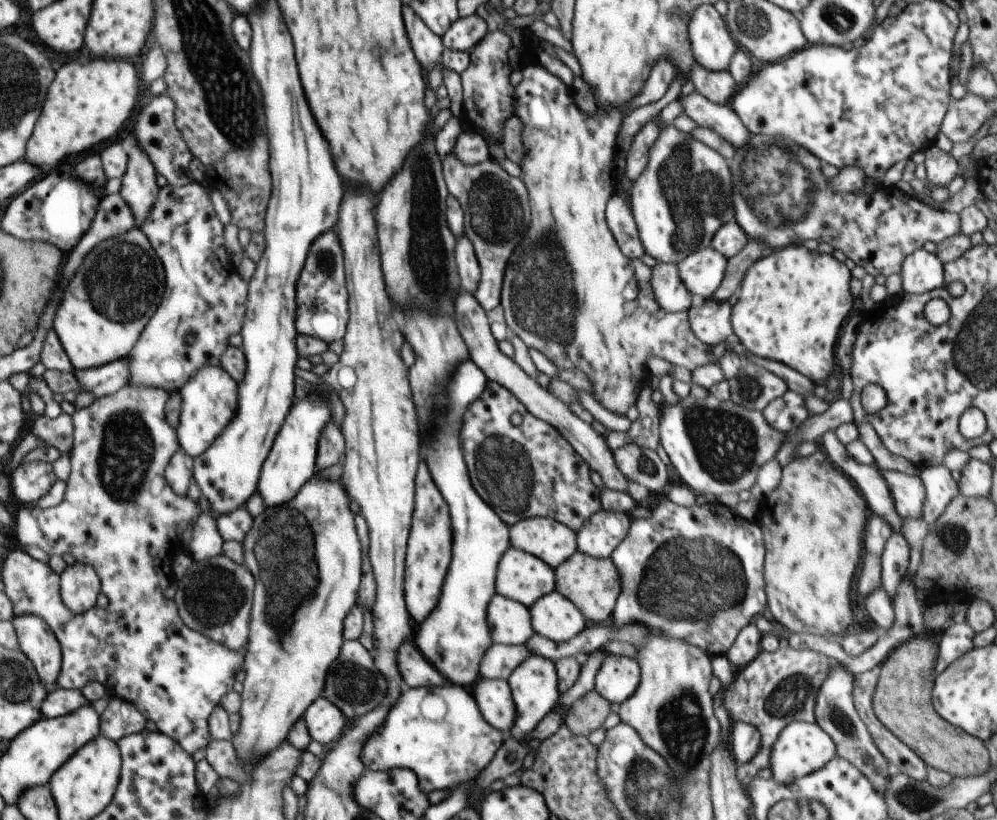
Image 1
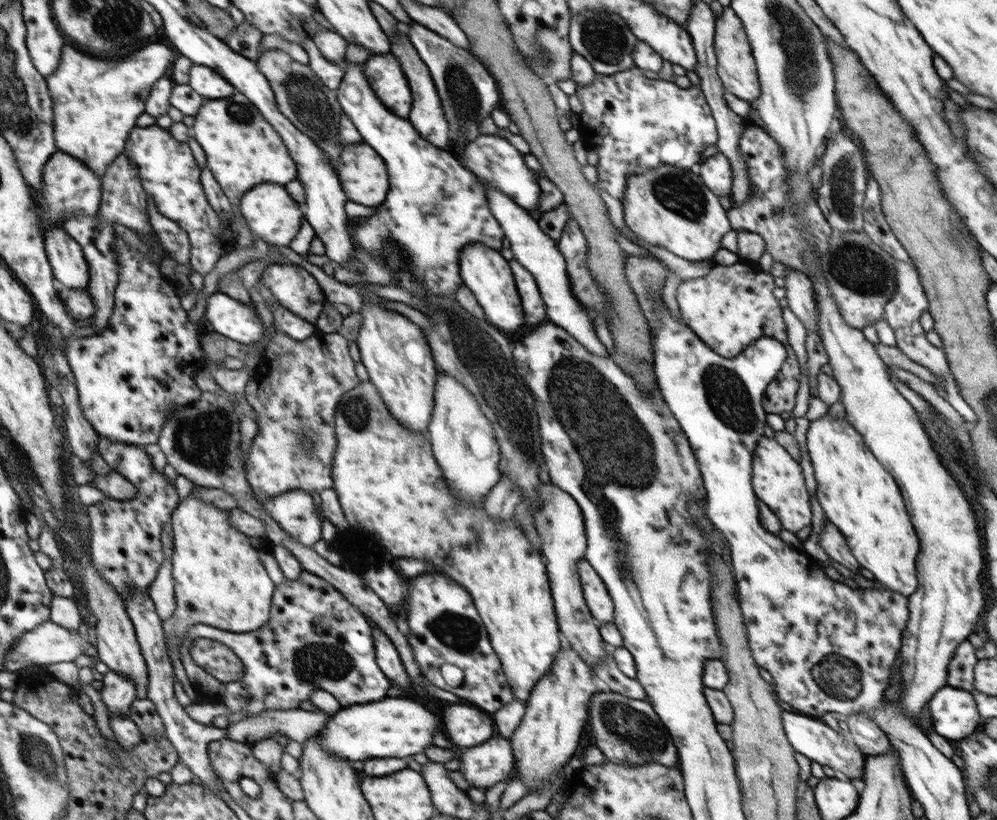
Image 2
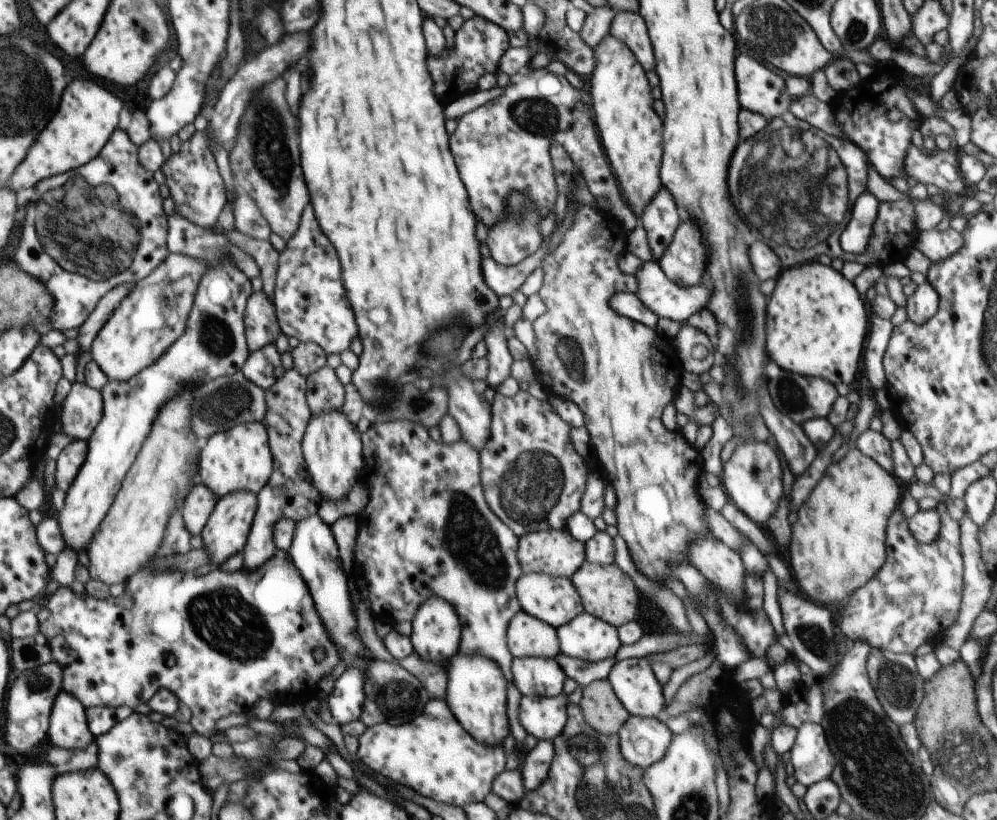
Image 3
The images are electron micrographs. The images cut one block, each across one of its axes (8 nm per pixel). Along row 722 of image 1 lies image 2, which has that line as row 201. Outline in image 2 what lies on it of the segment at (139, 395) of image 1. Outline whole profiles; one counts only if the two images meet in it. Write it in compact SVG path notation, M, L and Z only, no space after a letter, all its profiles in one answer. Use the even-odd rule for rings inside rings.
M153 124L146 128L135 127L132 135L129 136L128 142L126 142L126 148L123 154L128 155L130 162L136 164L138 176L140 176L146 196L154 200L158 212L162 216L166 216L166 218L170 218L170 220L176 222L182 230L187 232L191 242L191 265L194 271L203 276L214 271L214 266L220 260L220 256L229 253L224 248L226 248L226 242L230 242L228 238L232 238L232 236L226 236L224 234L224 226L222 226L220 218L216 216L216 212L210 208L210 204L206 200L202 182L200 182L200 168L198 167L198 163L196 163L195 156L192 155L190 146L187 143L178 142L176 138L170 135L168 129Z

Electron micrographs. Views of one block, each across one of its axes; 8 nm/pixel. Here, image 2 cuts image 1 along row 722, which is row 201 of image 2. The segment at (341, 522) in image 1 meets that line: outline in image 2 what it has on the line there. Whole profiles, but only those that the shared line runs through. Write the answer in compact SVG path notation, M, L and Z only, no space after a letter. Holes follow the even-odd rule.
M263 182L246 192L245 197L241 200L240 211L253 236L262 238L267 244L273 244L273 246L289 246L296 238L302 218L305 216L305 206L298 205L290 198L284 186L273 182Z

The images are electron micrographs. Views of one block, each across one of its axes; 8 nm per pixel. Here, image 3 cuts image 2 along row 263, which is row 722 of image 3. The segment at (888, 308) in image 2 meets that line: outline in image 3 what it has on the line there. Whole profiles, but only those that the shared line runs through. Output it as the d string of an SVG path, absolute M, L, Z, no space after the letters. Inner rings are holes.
M873 648L867 658L867 672L884 712L898 726L910 724L916 718L918 706L924 700L925 680L917 670L915 657L911 654L895 653Z

